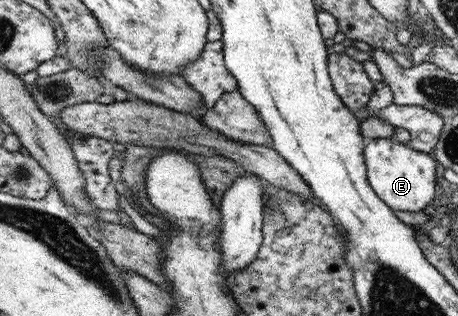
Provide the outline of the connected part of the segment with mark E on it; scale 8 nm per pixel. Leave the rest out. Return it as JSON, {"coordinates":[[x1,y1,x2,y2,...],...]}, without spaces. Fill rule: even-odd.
{"coordinates":[[377,137,366,141,364,156,368,165,368,179,383,201,394,211,421,211,435,197,435,169,433,154,417,151,401,142,389,141,389,137]]}

